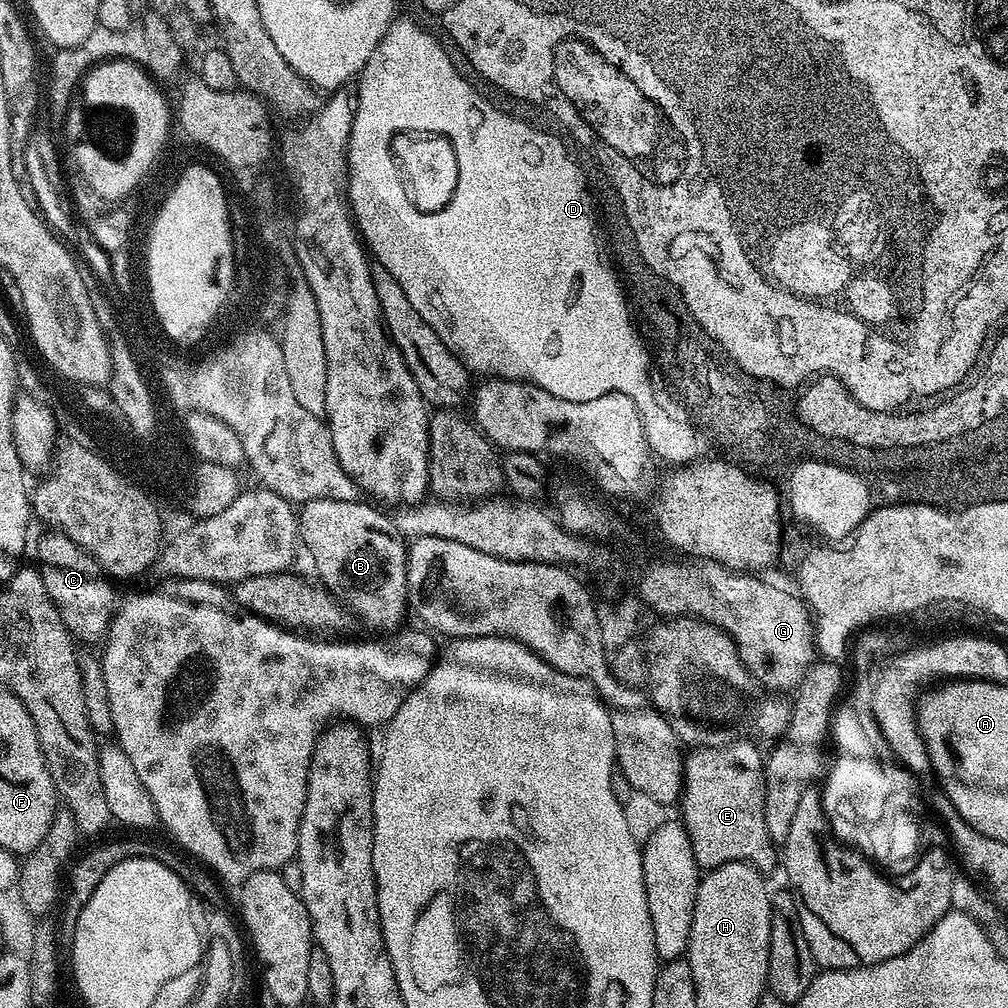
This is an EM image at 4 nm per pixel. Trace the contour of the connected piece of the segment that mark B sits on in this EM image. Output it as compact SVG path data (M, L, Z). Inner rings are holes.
M318 498L298 508L298 540L308 547L308 556L316 567L319 583L327 588L357 621L360 620L376 634L392 634L401 627L404 611L409 611L410 603L407 584L406 544L397 535L396 521L391 515L379 512L371 503L360 500L338 502L330 498Z

